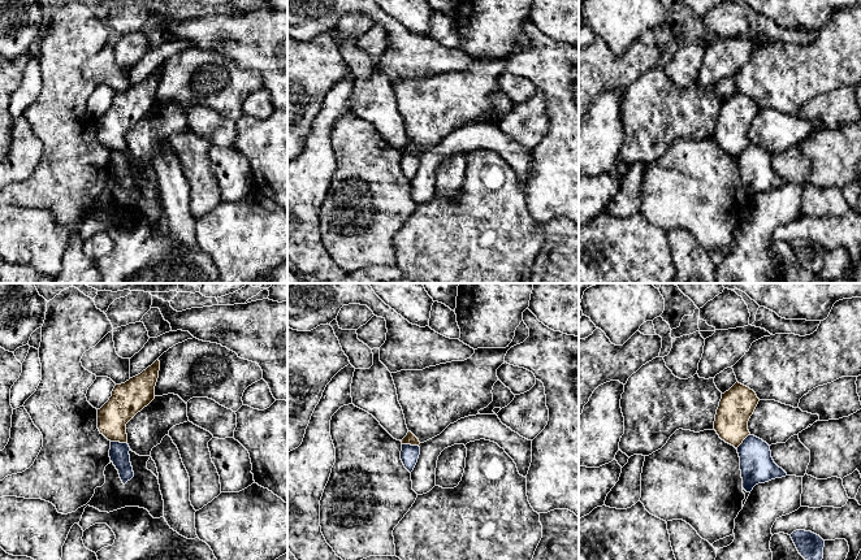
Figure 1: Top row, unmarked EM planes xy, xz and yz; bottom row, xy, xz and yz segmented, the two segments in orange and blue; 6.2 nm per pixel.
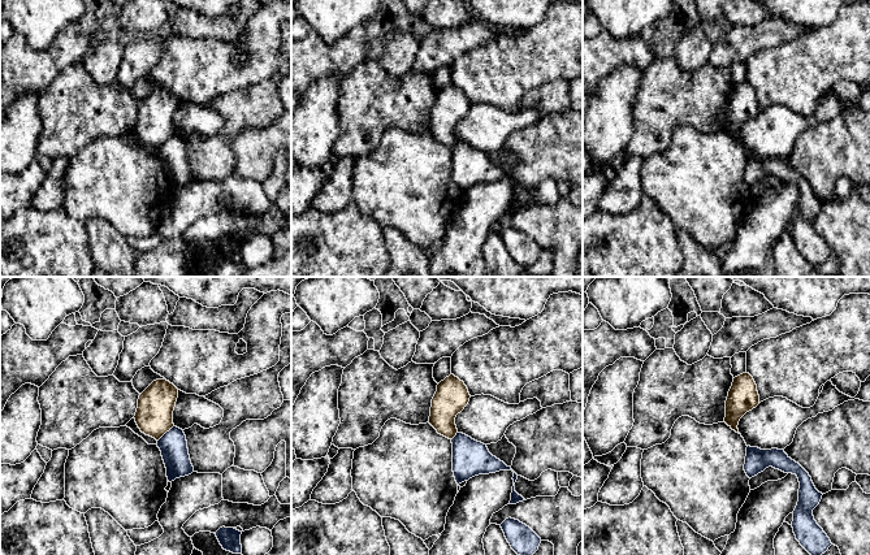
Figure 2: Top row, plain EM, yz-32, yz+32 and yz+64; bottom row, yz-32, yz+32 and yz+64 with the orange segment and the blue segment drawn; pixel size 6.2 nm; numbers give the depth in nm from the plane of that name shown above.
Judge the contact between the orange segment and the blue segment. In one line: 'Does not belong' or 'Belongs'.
Does not belong

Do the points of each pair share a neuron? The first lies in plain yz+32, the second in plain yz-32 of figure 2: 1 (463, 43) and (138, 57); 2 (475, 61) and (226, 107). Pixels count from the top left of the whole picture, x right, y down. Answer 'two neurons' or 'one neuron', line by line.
1: one neuron
2: two neurons

